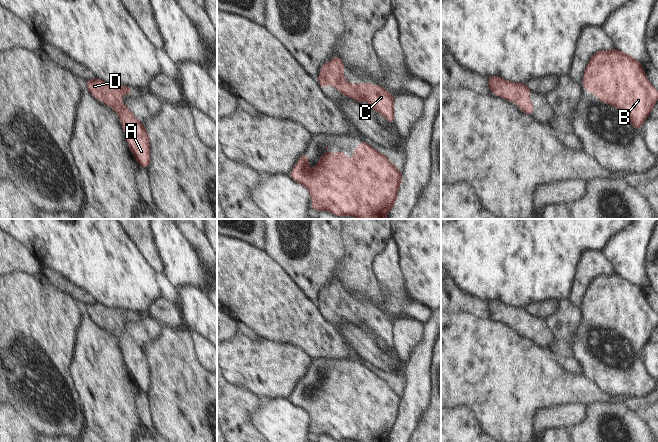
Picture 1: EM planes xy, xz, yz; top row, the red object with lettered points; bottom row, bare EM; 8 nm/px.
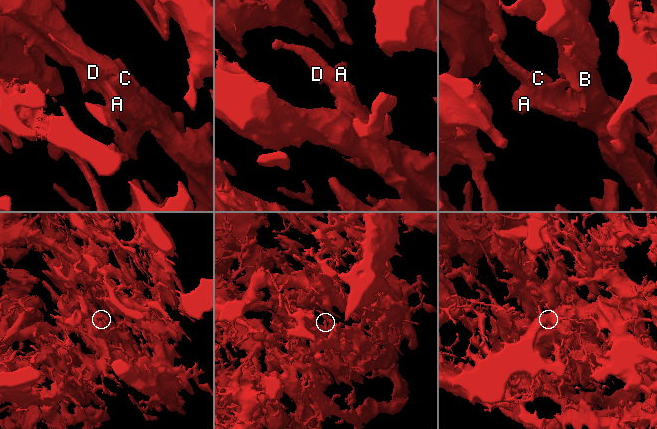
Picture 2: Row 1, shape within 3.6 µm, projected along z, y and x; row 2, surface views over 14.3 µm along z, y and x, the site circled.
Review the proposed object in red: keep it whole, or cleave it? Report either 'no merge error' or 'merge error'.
no merge error

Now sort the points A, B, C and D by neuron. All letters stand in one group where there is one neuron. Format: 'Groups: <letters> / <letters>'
Groups: A B C D.

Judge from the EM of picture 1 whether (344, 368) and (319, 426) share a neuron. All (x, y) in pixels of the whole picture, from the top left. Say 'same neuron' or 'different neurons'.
same neuron

